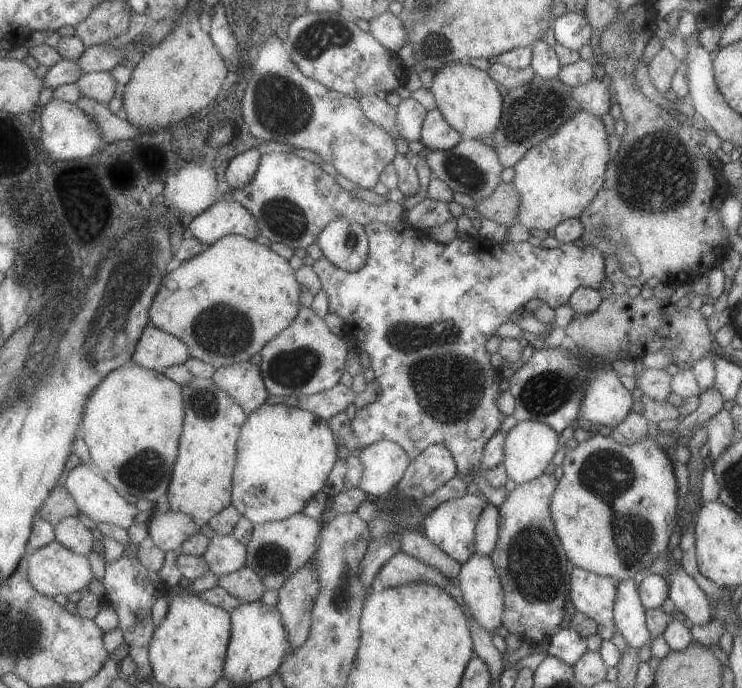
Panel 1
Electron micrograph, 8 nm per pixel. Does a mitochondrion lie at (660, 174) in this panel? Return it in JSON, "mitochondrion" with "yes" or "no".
{"mitochondrion":"yes"}

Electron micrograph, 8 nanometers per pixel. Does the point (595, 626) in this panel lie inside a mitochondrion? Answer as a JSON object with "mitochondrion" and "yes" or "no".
{"mitochondrion":"no"}

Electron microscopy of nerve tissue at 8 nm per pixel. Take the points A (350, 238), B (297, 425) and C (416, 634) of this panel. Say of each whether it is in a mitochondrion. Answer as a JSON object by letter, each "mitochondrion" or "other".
{"A":"mitochondrion","B":"other","C":"other"}

